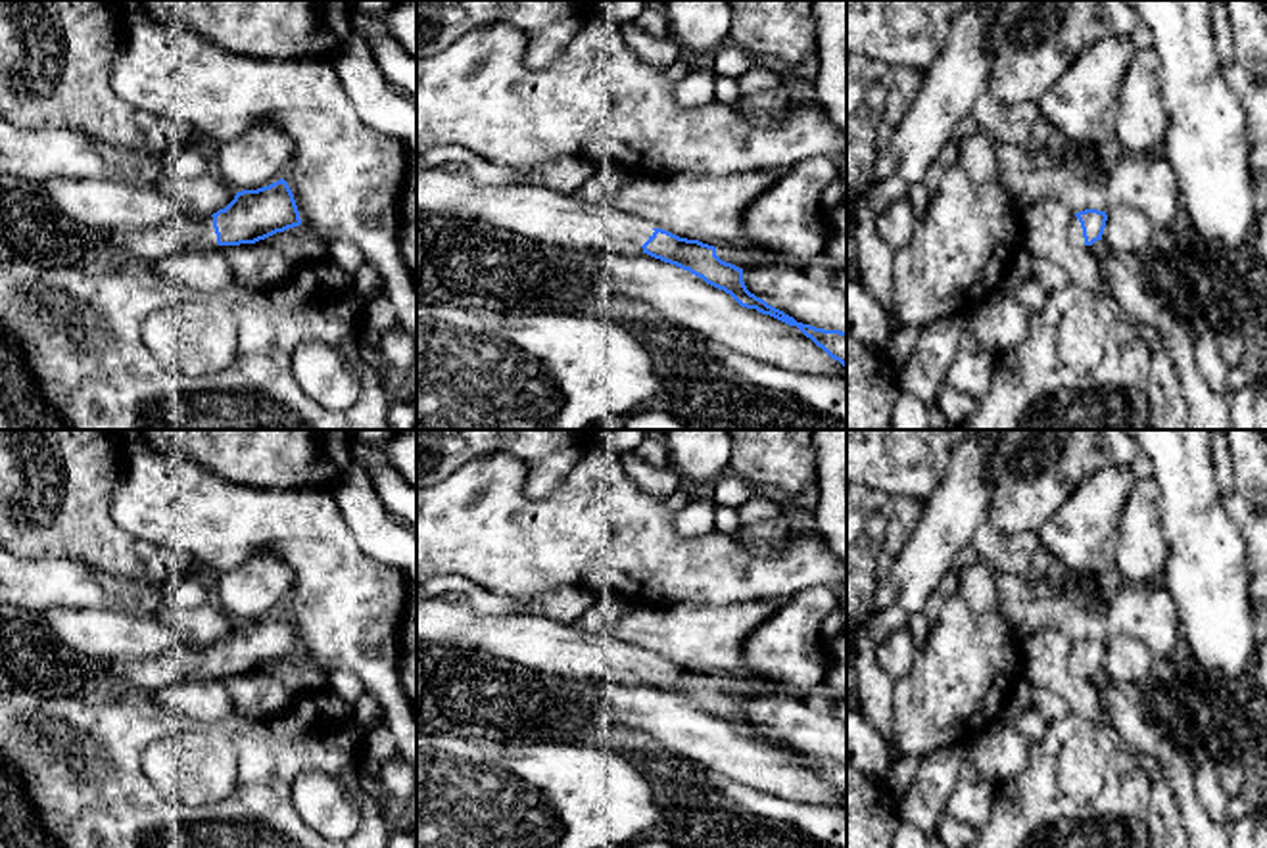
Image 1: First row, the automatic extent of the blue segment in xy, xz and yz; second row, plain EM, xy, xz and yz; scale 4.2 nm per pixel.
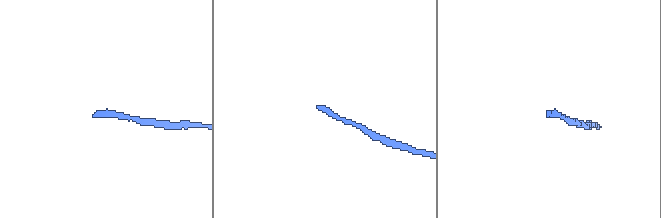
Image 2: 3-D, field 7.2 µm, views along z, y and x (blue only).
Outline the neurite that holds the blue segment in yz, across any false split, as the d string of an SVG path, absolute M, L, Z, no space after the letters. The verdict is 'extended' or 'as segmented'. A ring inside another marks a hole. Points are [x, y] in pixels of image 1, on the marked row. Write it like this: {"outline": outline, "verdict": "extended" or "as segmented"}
{"outline": "M1085 209L1075 213L1071 224L1071 242L1081 247L1092 246L1094 242L1102 240L1106 221L1106 211Z", "verdict": "extended"}

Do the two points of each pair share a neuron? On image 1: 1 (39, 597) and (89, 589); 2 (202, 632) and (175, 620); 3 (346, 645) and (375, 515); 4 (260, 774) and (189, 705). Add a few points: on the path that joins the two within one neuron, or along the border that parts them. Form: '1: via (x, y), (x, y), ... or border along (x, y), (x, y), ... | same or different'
1: via (50, 589), (77, 589) | same
2: via (196, 626), (181, 620) | same
3: border along (342, 515), (356, 543), (371, 557), (396, 568) | different
4: border along (164, 703), (198, 724) | different

